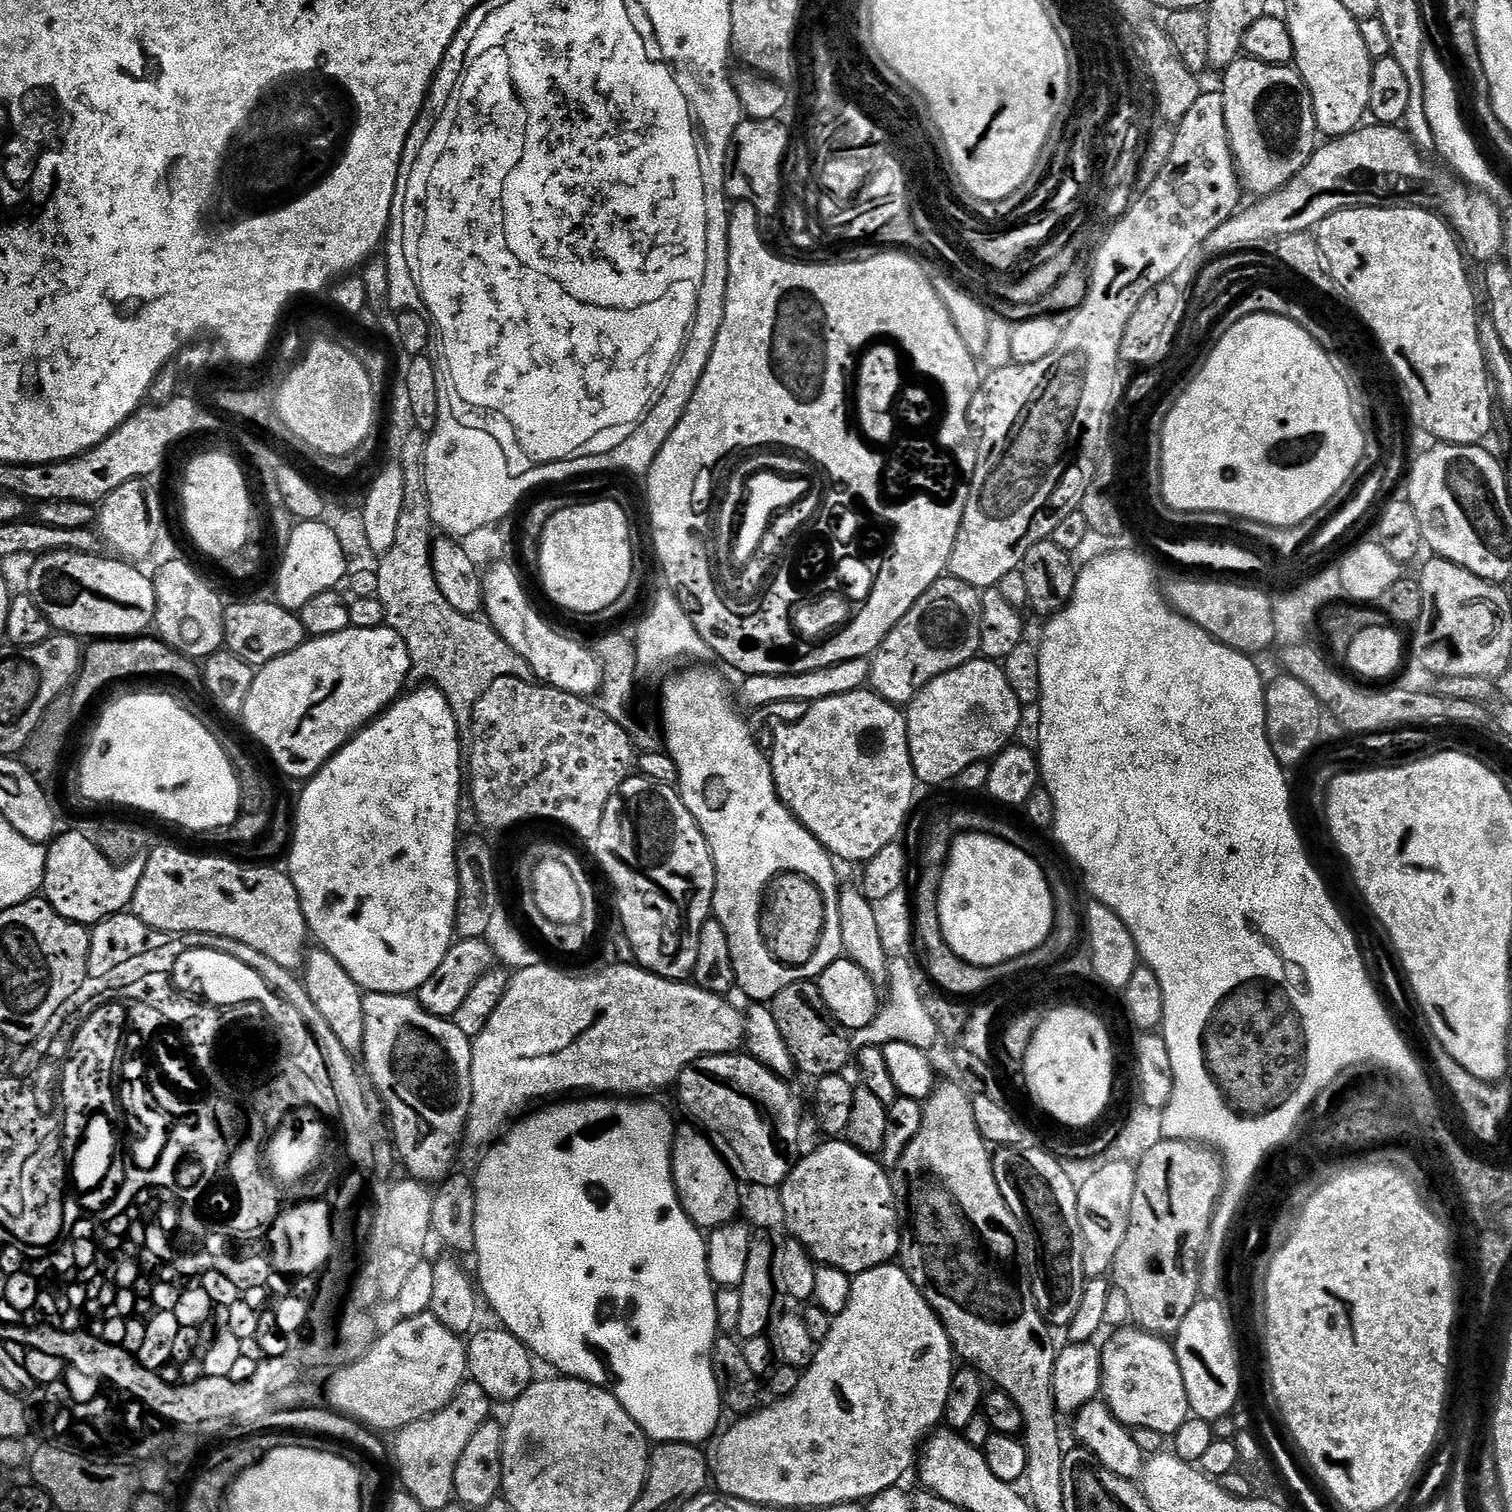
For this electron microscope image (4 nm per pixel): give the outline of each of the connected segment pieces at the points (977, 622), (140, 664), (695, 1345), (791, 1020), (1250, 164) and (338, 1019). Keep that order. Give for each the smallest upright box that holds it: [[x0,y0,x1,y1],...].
[[868,574,982,706],[70,635,202,710],[472,1098,722,1445],[770,979,854,1078],[1223,58,1318,198],[302,946,366,1058]]

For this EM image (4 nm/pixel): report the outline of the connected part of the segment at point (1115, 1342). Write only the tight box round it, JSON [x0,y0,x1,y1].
[1101,1326,1191,1436]

